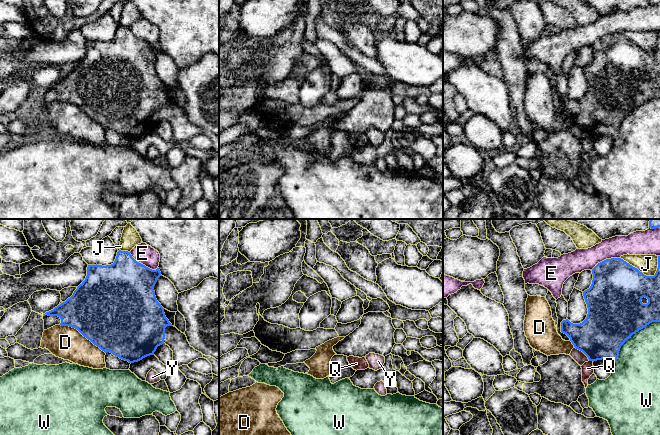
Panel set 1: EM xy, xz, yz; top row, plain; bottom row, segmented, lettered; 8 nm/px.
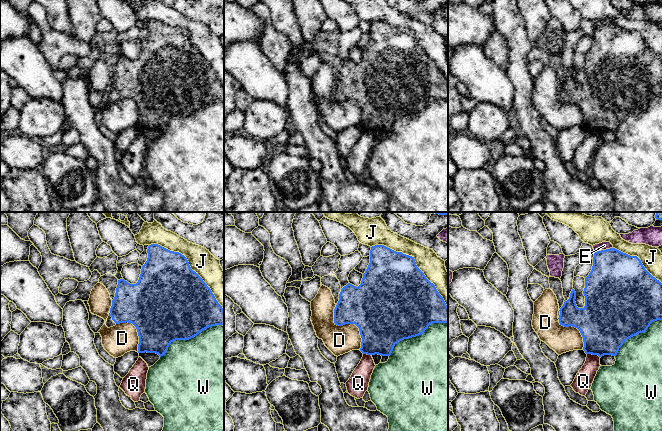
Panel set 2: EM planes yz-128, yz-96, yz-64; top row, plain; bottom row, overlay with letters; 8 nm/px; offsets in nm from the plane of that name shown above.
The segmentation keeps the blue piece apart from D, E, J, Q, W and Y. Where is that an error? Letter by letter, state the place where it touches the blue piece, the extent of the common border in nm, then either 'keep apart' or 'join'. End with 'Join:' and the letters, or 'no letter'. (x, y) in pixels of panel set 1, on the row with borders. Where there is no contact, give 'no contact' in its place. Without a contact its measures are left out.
D: xy (83, 335) | 440 nm | keep apart
E: xy (142, 264) | 260 nm | keep apart
J: yz (641, 272) | 320 nm | keep apart
Q: yz (591, 360) | 40 nm | keep apart
W: yz (631, 335) | 500 nm | keep apart
Y: yz (582, 351) | 170 nm | keep apart
Join: no letter

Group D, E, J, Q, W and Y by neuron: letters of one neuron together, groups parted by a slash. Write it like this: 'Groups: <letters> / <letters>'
Groups: D / E Y / J / Q / W

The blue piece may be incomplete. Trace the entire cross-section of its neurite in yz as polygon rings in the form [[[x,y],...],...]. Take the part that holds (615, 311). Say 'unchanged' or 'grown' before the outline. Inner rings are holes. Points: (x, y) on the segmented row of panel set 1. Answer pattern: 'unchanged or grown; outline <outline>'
unchanged; outline [[[660,256],[654,276],[646,276],[621,258],[606,259],[593,269],[593,280],[589,289],[583,292],[588,308],[586,319],[580,324],[573,324],[568,319],[561,322],[561,332],[566,334],[574,347],[582,351],[589,361],[609,360],[615,362],[621,346],[633,334],[652,322],[660,322]]]

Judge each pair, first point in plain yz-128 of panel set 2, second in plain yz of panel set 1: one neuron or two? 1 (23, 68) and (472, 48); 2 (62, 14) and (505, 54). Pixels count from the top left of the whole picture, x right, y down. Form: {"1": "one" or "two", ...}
{"1": "two", "2": "one"}

